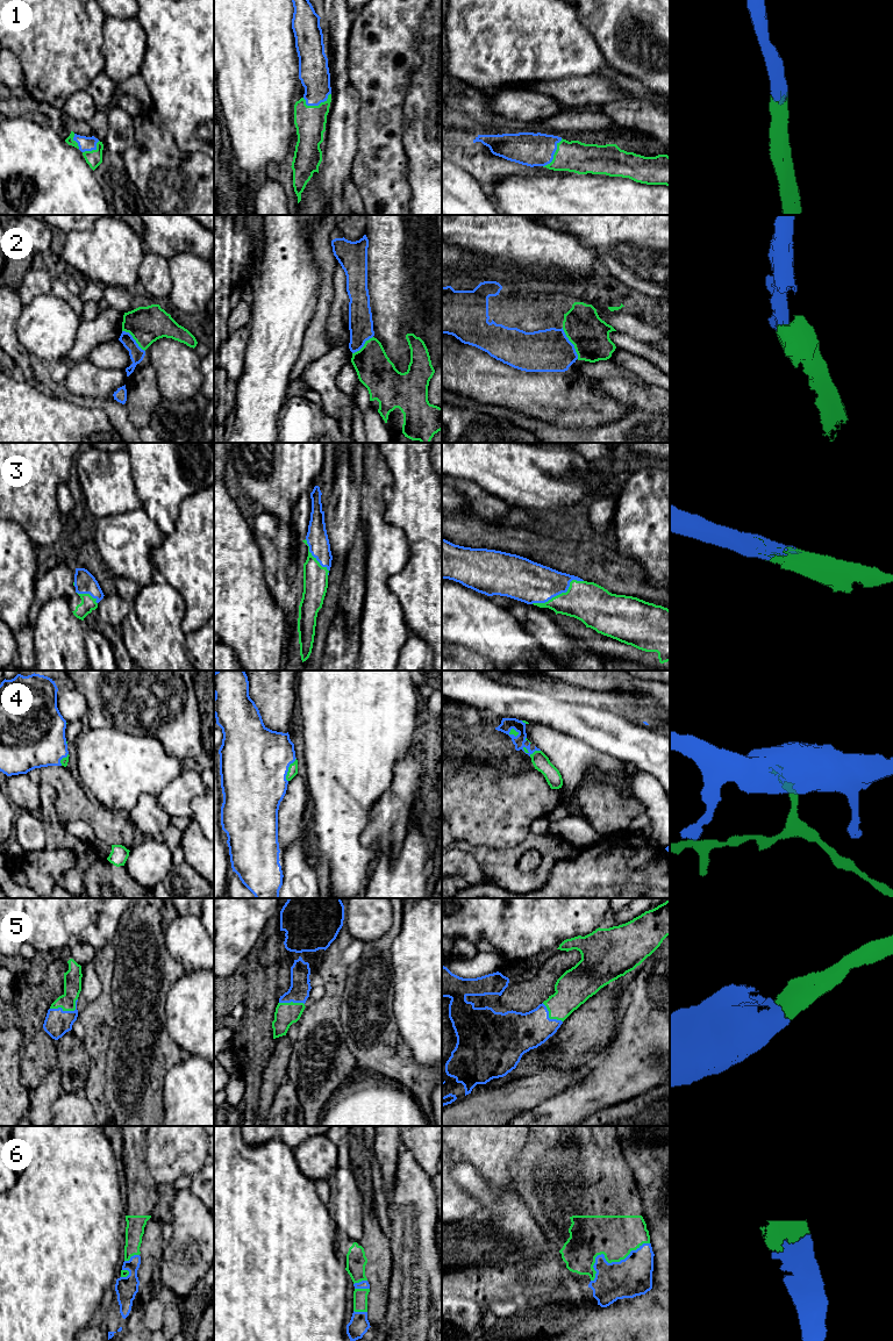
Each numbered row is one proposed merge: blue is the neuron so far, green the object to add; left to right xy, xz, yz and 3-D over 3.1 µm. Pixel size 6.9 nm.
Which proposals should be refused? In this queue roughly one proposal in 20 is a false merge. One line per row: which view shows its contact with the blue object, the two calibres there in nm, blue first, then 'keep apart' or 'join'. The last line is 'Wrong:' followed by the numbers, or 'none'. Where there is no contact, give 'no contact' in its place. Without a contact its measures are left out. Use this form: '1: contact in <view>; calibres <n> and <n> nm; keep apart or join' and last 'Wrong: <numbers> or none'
1: contact in xz; calibres 200 and 220 nm; join
2: contact in yz; calibres 300 and 260 nm; join
3: contact in yz; calibres 280 and 280 nm; join
4: contact in xz; calibres 480 and 70 nm; join
5: contact in xy; calibres 180 and 130 nm; join
6: contact in yz; calibres 280 and 300 nm; join
Wrong: none

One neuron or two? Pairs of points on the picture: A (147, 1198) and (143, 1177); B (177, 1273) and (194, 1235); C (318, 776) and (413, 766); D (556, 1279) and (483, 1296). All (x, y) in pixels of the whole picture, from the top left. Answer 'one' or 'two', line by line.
A: one
B: one
C: two
D: two

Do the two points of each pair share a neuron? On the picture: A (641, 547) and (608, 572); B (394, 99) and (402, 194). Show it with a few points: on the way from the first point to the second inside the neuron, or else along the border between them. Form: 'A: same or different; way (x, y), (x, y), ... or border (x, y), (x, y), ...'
A: different; border (613, 549), (633, 559), (643, 571), (644, 579)
B: same; way (386, 122), (384, 142), (387, 145), (387, 171)

